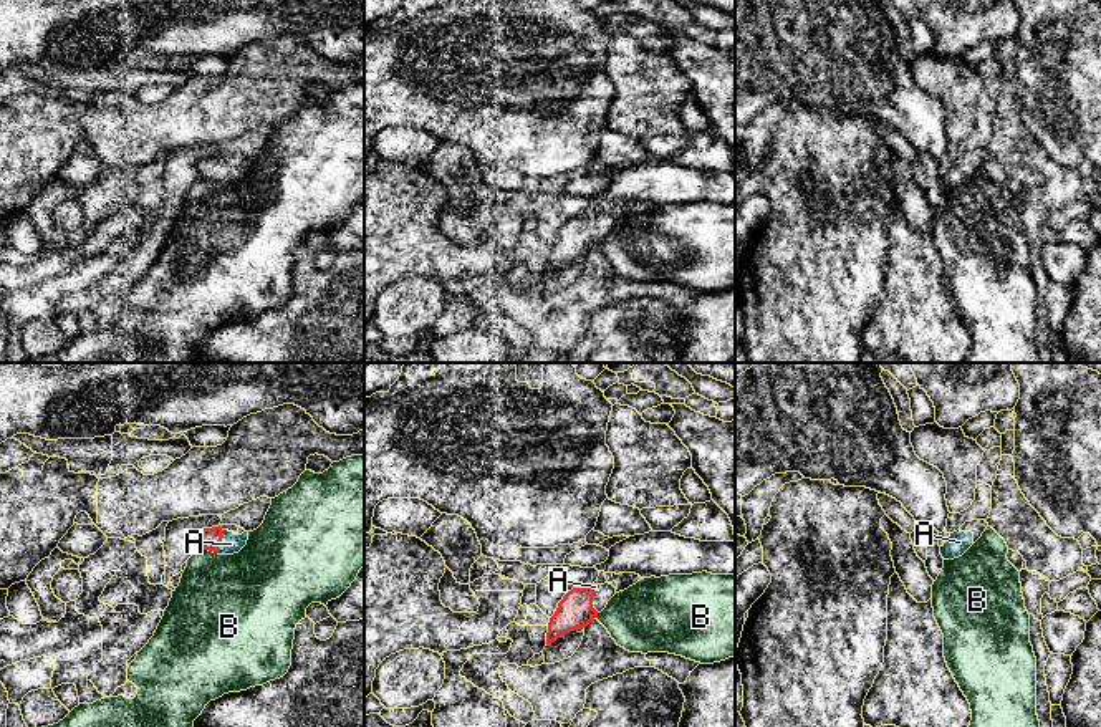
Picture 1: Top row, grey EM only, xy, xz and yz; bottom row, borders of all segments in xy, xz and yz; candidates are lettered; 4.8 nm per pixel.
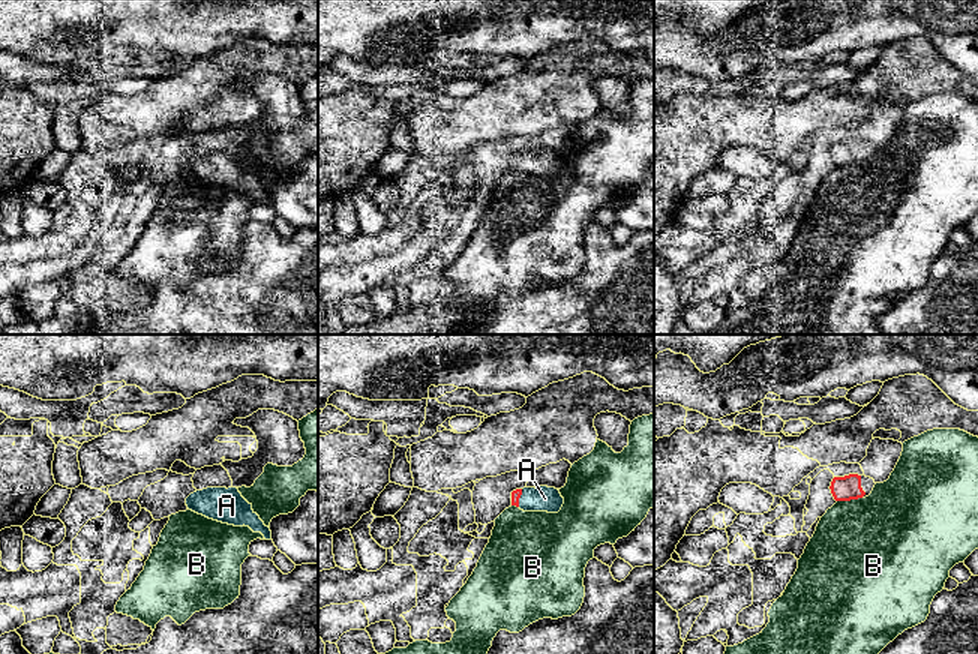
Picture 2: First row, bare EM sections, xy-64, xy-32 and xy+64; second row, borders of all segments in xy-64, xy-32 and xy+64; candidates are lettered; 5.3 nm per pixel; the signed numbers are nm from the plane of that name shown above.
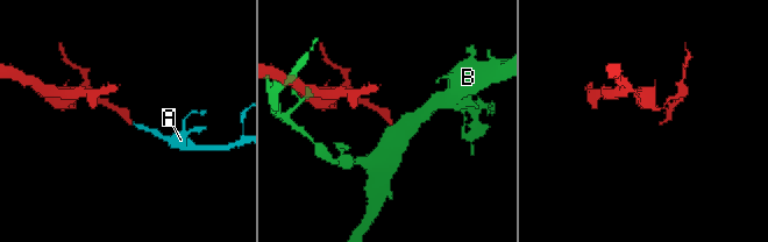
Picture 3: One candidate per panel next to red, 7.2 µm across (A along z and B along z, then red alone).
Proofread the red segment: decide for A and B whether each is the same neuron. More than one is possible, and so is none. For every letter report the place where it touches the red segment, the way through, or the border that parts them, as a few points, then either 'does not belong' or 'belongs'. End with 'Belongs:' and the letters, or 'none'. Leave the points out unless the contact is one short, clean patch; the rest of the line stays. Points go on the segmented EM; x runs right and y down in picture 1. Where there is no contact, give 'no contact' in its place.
A: contact xy (221, 540); way xy (209, 539), (221, 540), (230, 544); belongs
B: contact xy (211, 550); does not belong
Belongs: A

